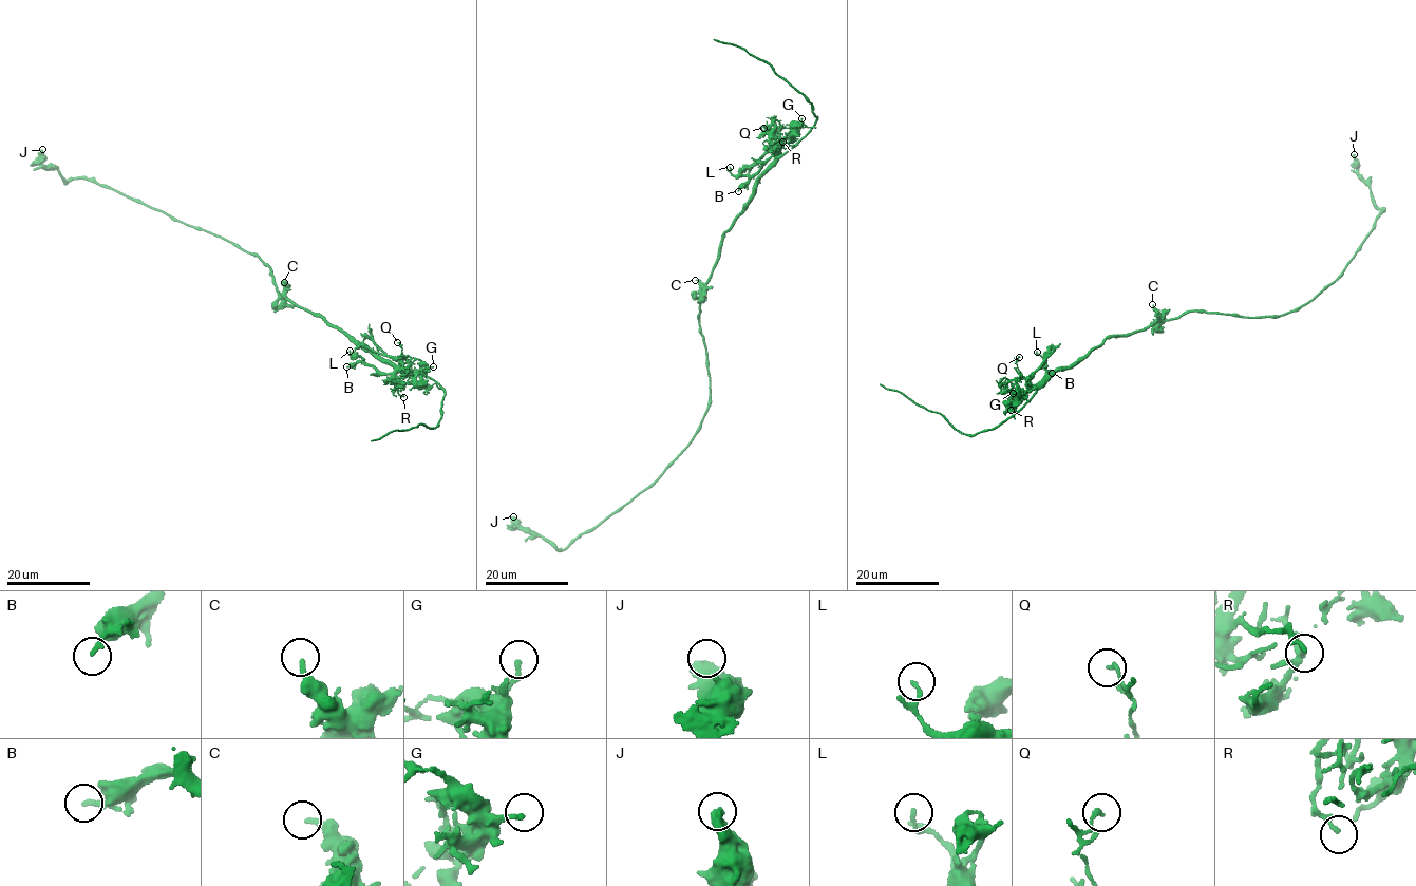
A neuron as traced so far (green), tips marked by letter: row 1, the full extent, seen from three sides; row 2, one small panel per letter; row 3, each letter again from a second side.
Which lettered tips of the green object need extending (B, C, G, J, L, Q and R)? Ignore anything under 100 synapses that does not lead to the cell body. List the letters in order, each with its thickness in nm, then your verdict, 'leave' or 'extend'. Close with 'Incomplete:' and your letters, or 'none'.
B: calibre 190 nm; leave
C: calibre 220 nm; leave
G: calibre 170 nm; leave
J: calibre 480 nm; leave
L: calibre 140 nm; leave
Q: calibre 140 nm; leave
R: calibre 200 nm; leave
Incomplete: none

